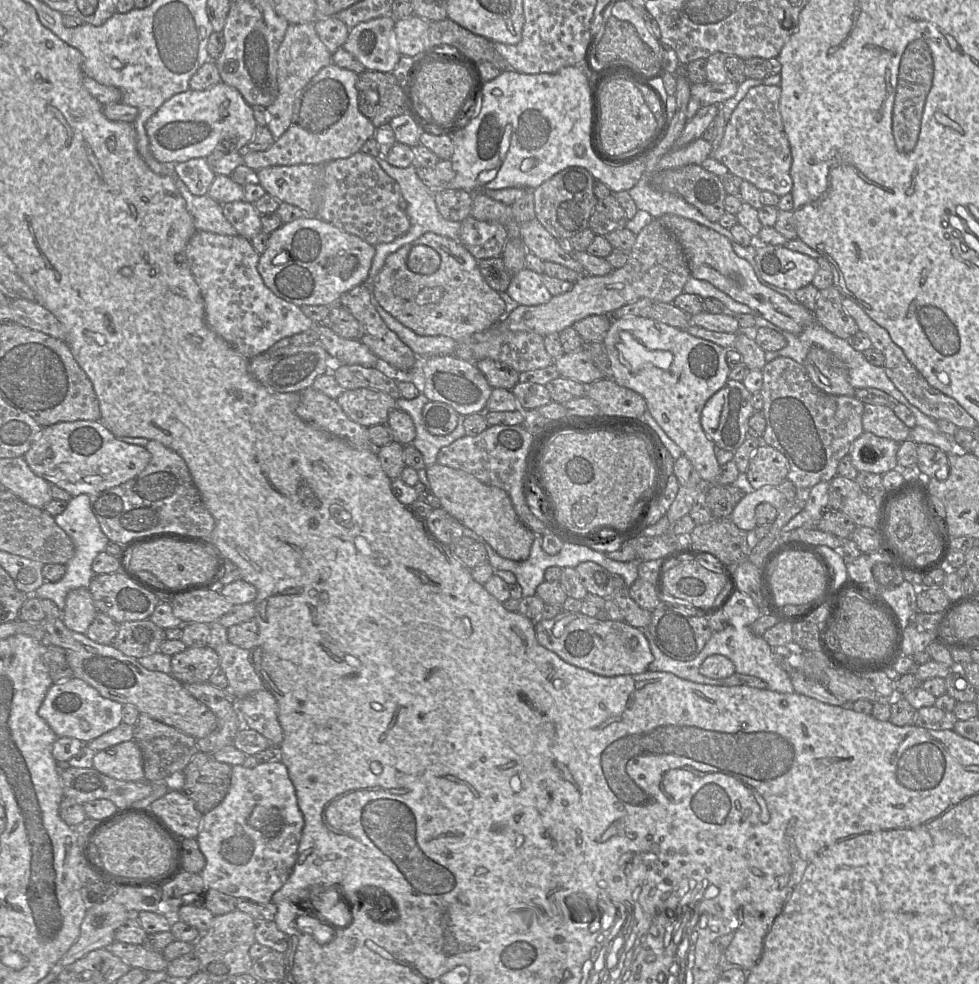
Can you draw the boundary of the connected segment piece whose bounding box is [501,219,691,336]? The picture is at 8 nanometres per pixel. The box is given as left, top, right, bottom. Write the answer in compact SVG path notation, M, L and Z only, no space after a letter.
M653 219L637 234L629 260L623 267L614 269L604 276L580 275L578 280L573 283L573 287L566 293L553 296L545 304L518 305L510 314L504 313L501 323L511 331L533 332L541 336L560 333L563 329L572 327L576 322L588 316L611 315L622 306L635 303L642 298L660 303L673 303L674 299L684 292L684 286L690 277L690 269L680 242L657 219Z

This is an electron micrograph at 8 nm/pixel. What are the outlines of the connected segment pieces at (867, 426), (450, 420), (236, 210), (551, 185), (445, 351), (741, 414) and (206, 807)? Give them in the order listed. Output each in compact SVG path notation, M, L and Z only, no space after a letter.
M864 404L862 425L864 432L889 438L897 443L902 443L910 437L911 429L888 406Z
M428 401L422 410L423 424L433 435L448 435L457 426L459 414L444 402Z
M235 201L222 205L224 217L234 227L237 235L249 241L262 232L260 216L254 205L245 201Z
M567 167L533 189L534 210L538 221L556 239L571 239L586 228L598 201L594 194L594 177L583 167Z
M373 297L373 304L387 327L395 332L419 359L433 356L454 355L457 342L447 336L421 336L402 325L385 311Z
M728 380L725 386L706 402L700 421L703 431L717 448L734 453L748 437L749 419L754 412L752 394L746 389L743 382Z
M198 751L183 772L185 775L185 784L182 792L192 800L194 806L201 814L207 814L226 797L231 783L231 765L215 760L212 754Z

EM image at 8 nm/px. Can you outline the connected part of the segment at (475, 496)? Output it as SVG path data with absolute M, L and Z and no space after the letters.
M439 463L425 469L431 493L439 499L441 507L448 514L481 536L499 556L515 562L523 562L529 557L536 534L523 526L504 490L486 485L461 470Z

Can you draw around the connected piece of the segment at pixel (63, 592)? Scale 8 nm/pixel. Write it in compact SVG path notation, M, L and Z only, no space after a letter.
M80 494L72 497L67 502L66 509L61 514L55 516L54 519L58 526L71 538L75 547L75 554L66 564L66 573L61 580L58 582L45 581L32 595L35 595L39 599L53 601L62 612L65 608L66 596L69 591L76 588L89 589L94 576L92 563L99 553L105 552L110 540L101 530L100 524L92 511L90 496L88 494Z

